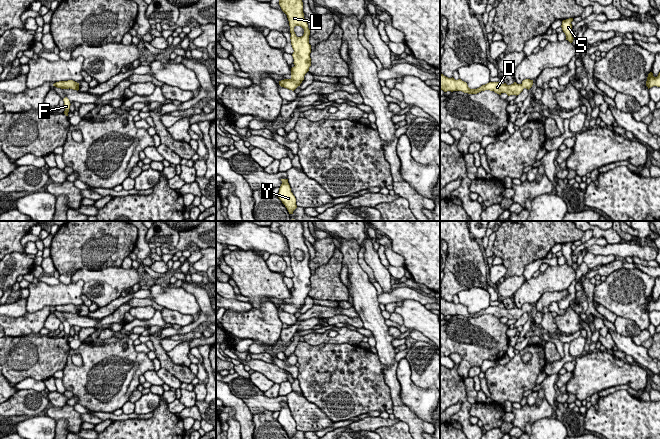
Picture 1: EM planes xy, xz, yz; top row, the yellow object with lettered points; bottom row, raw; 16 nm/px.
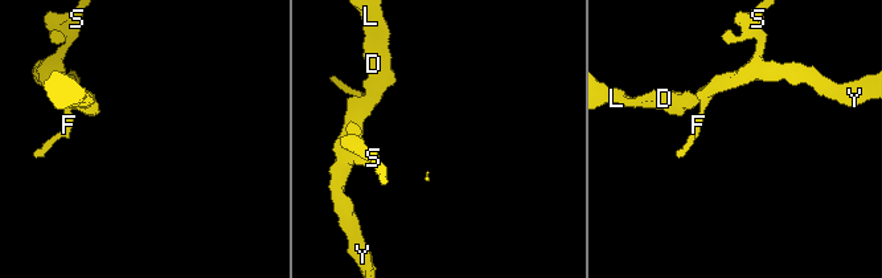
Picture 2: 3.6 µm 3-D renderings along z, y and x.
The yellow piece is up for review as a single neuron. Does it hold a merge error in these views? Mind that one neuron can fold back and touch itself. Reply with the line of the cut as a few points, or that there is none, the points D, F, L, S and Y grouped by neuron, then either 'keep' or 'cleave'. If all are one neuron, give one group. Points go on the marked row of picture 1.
no cut | D F L S Y | keep

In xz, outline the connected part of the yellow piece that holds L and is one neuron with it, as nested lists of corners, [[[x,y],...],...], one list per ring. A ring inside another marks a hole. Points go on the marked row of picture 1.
[[[279,0],[279,5],[289,21],[291,45],[294,50],[292,56],[295,65],[291,68],[291,78],[279,81],[279,85],[294,91],[300,86],[311,66],[310,30],[304,18],[302,0]],[[295,26],[301,26],[304,29],[304,34],[301,37],[296,36],[294,32]]]

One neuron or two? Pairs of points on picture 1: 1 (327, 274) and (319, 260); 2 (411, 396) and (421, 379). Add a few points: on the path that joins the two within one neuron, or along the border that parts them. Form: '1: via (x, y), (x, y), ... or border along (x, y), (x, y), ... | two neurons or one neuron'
1: border along (336, 248), (332, 257), (315, 270) | two neurons
2: border along (409, 364), (412, 381), (417, 386), (429, 389) | two neurons

